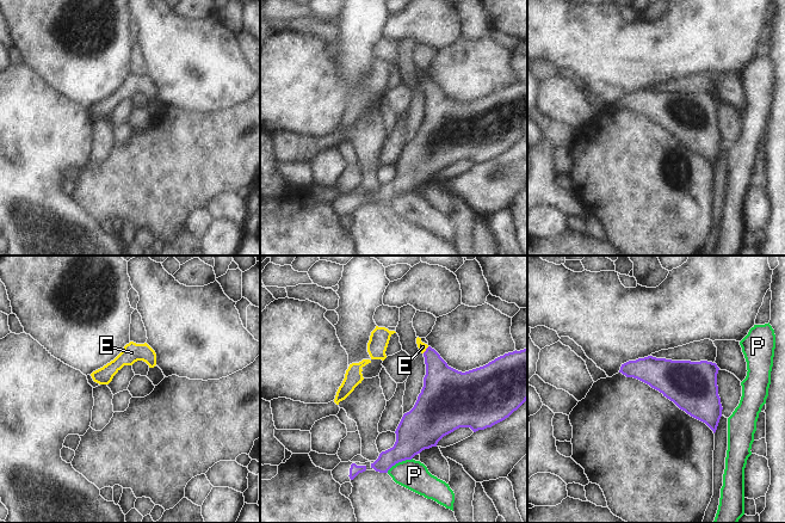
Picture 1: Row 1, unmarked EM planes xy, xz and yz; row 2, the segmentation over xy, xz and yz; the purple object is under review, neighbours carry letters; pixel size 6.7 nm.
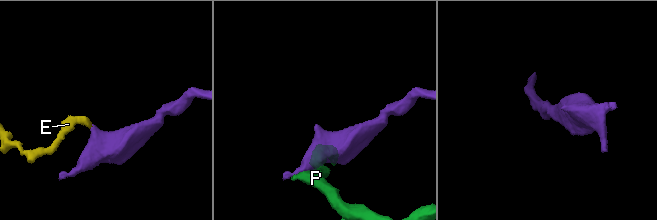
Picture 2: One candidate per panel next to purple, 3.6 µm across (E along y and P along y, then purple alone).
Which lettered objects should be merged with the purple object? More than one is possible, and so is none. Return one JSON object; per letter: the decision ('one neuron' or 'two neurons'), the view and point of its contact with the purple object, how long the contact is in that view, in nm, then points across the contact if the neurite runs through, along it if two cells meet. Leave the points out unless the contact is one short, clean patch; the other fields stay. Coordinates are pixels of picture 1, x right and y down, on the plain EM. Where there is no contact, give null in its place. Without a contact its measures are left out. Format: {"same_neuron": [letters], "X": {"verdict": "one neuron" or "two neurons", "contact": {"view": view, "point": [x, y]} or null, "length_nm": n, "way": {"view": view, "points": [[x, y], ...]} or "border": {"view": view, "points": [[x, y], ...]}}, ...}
{"same_neuron": ["E"], "E": {"verdict": "one neuron", "contact": {"view": "xz", "point": [426, 82]}, "length_nm": 60, "way": {"view": "xz", "points": [[442, 116], [432, 90], [426, 82], [422, 79]]}}, "P": {"verdict": "two neurons", "contact": {"view": "xz", "point": [399, 194]}, "length_nm": 200}}

